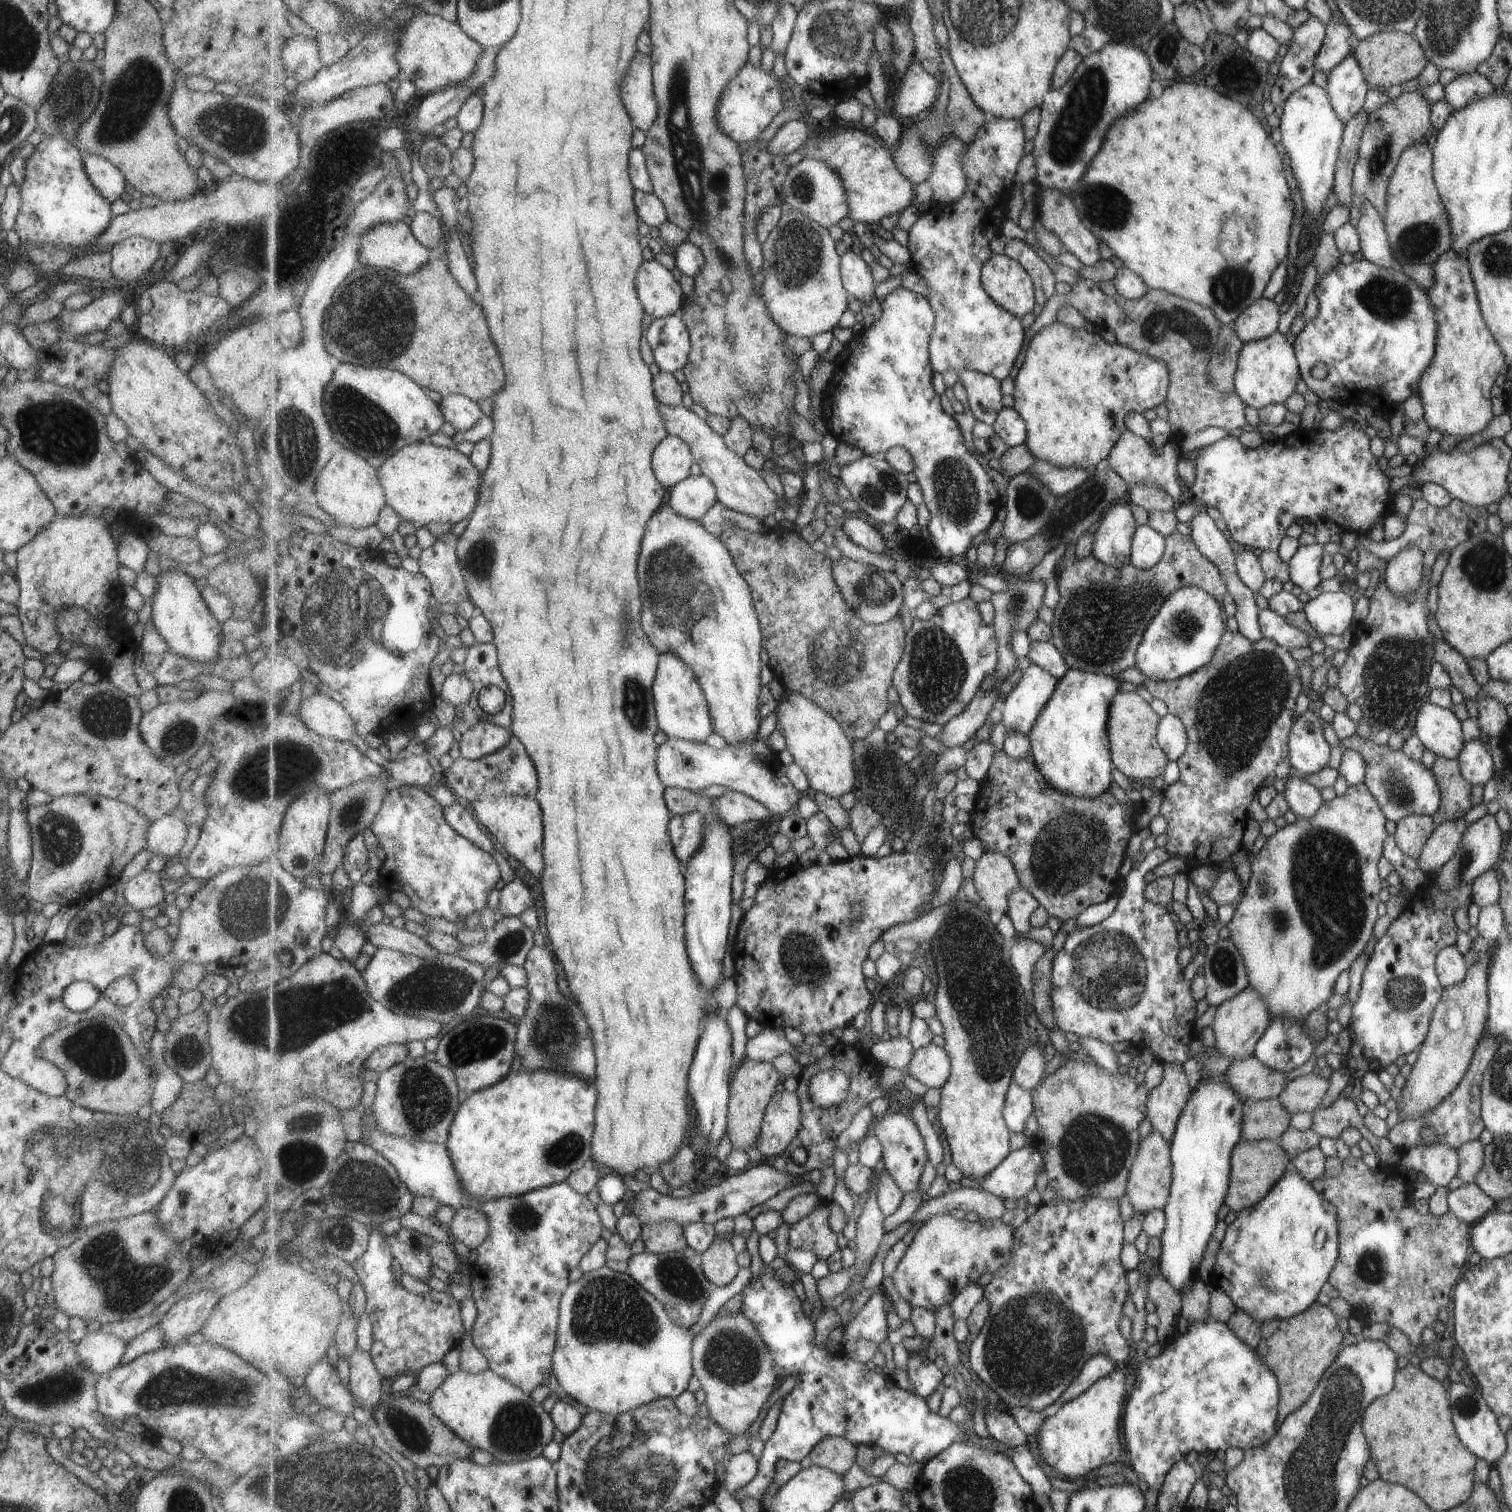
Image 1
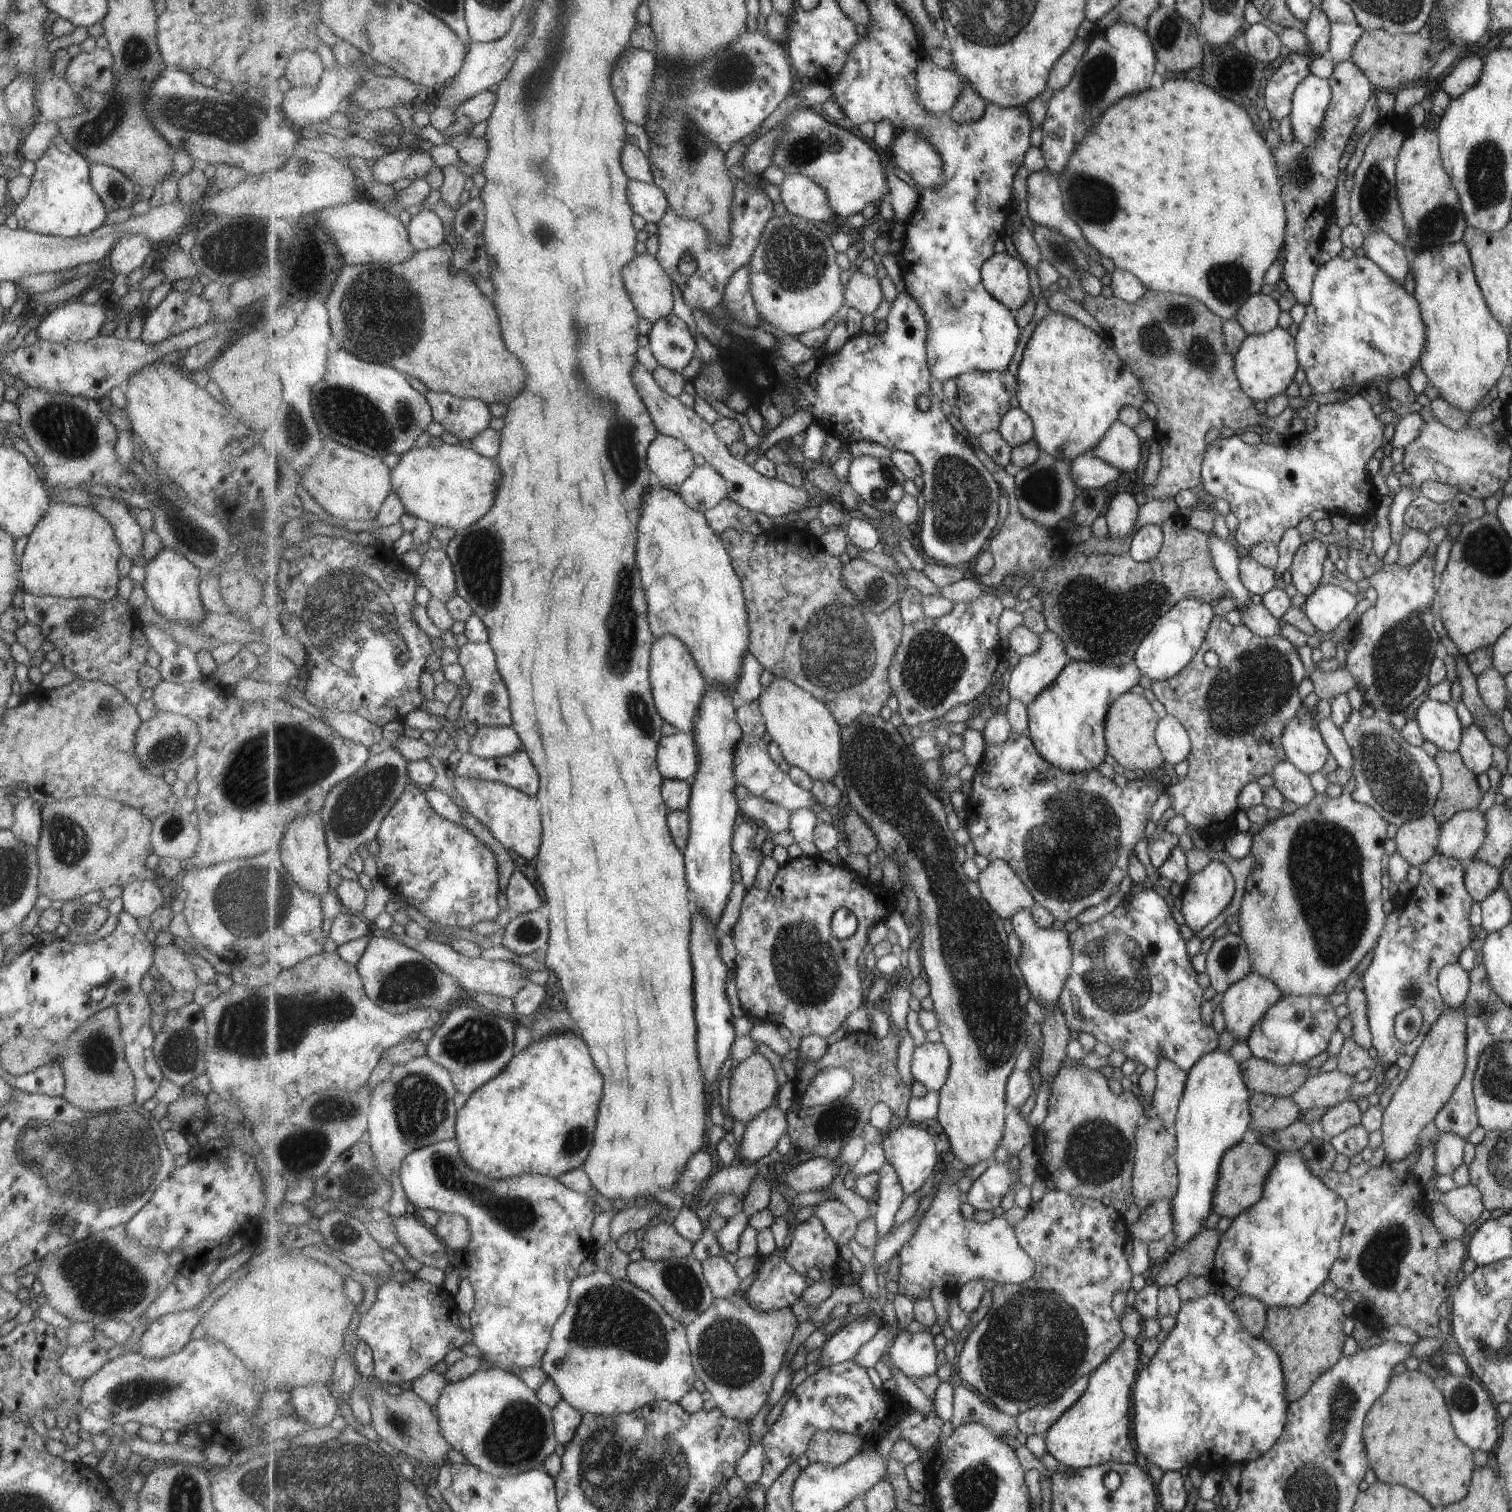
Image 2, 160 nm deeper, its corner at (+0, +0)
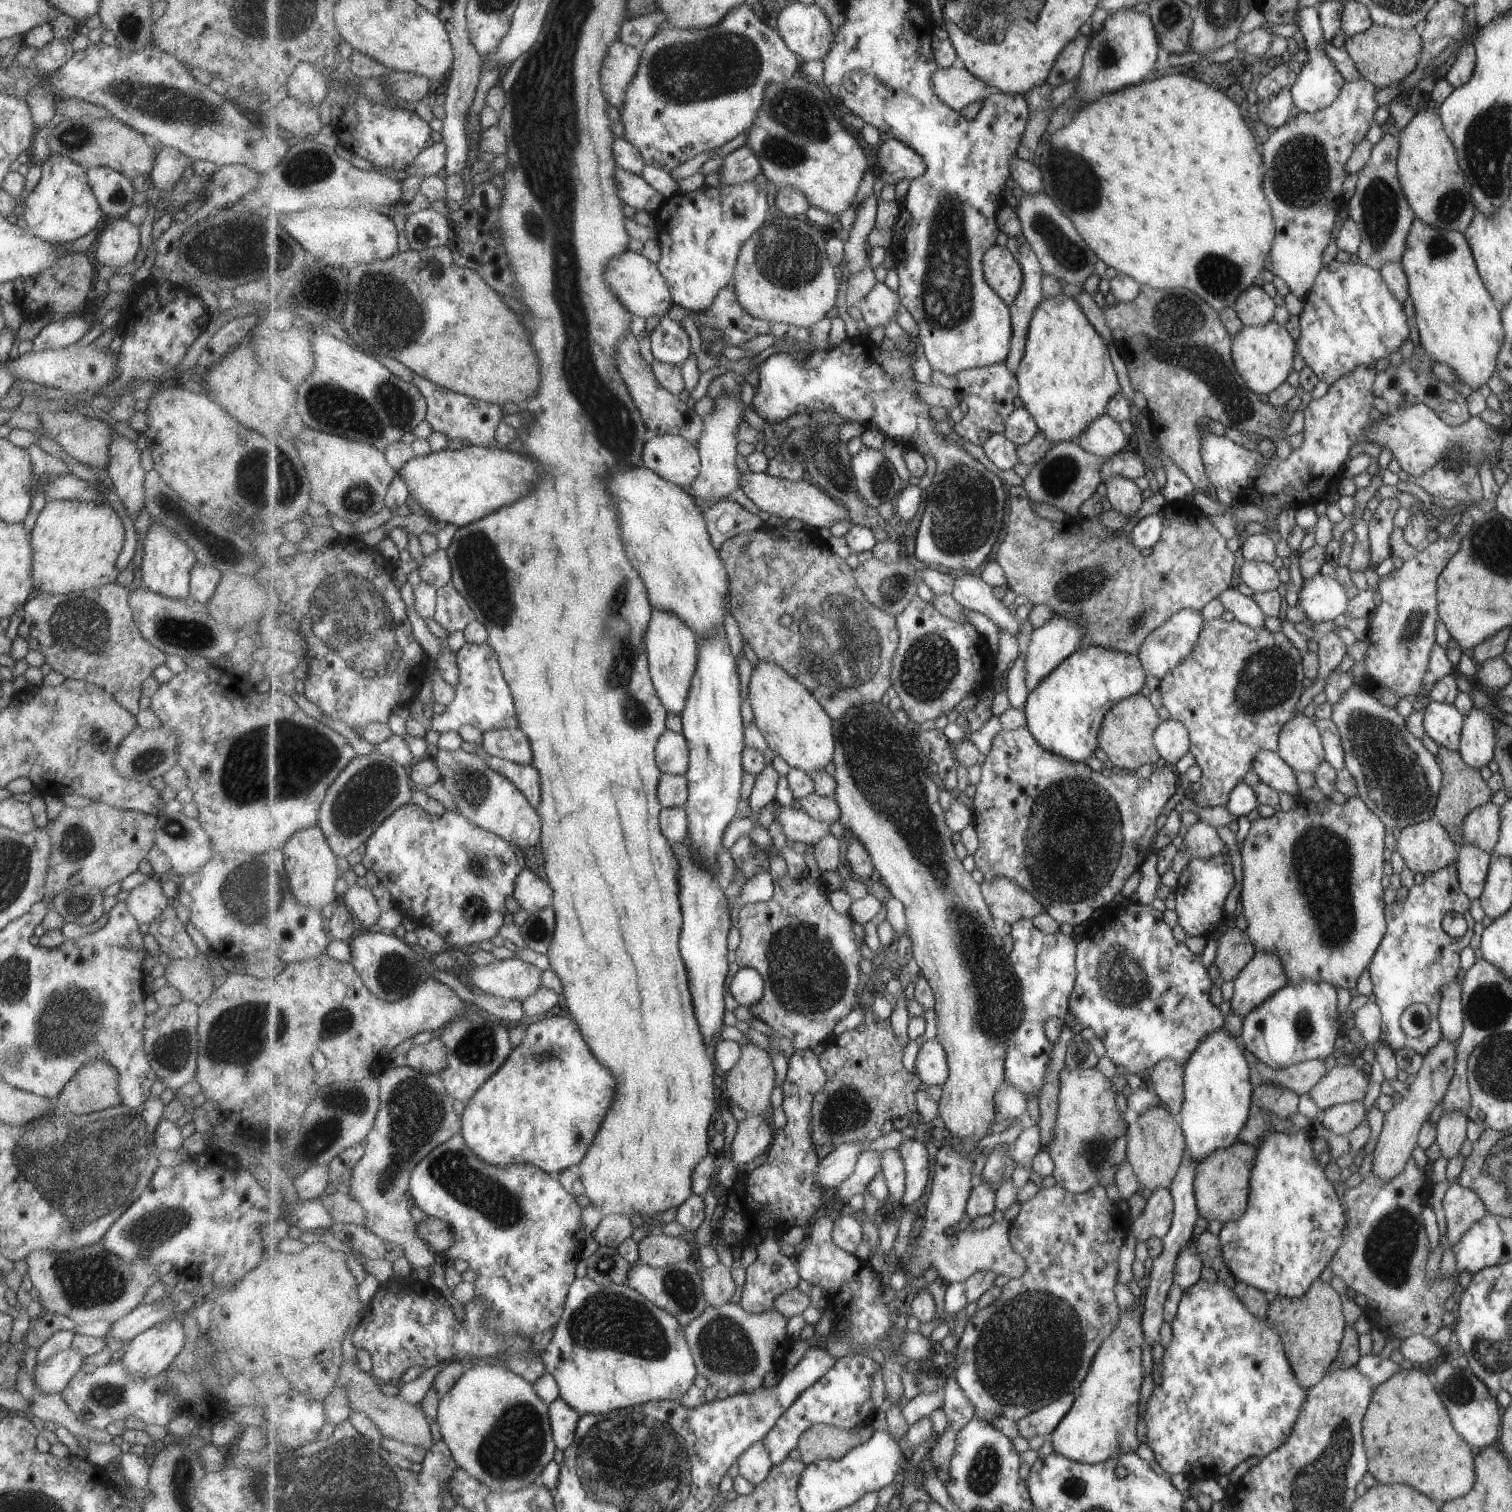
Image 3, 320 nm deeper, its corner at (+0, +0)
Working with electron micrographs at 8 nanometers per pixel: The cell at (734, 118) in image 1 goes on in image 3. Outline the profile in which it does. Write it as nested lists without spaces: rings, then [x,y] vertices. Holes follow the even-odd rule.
[[[743,3],[715,26],[699,30],[671,26],[671,30],[661,30],[647,42],[641,50],[639,74],[627,87],[625,106],[619,111],[625,138],[641,151],[647,165],[667,172],[701,152],[723,146],[742,132],[749,133],[763,109],[766,86],[789,81],[800,72],[803,60],[787,46],[777,29],[765,24],[762,12],[757,6]]]

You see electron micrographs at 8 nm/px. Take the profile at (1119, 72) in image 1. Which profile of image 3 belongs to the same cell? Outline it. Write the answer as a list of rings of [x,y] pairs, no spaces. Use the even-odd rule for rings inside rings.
[[[1119,9],[1109,12],[1103,20],[1101,28],[1089,37],[1089,42],[1082,56],[1082,67],[1080,70],[1079,82],[1075,87],[1075,91],[1079,98],[1083,100],[1085,106],[1088,102],[1098,100],[1107,92],[1115,92],[1121,86],[1131,86],[1137,84],[1153,68],[1155,62],[1155,54],[1160,46],[1157,46],[1158,36],[1155,36],[1154,25],[1149,15],[1145,12],[1137,12],[1132,9]]]

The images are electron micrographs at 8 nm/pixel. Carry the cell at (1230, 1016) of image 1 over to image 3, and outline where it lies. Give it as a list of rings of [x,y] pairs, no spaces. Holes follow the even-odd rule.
[[[1255,951],[1233,981],[1230,1008],[1241,1018],[1288,983],[1277,955]]]

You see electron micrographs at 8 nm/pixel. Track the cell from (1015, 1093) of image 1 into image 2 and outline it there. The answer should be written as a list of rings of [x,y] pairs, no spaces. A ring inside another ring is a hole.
[[[1011,1107],[1008,1114],[1006,1132],[993,1156],[993,1161],[999,1163],[1008,1162],[1009,1159],[1019,1154],[1029,1142],[1034,1142],[1036,1134],[1036,1129],[1027,1124],[1020,1109]]]

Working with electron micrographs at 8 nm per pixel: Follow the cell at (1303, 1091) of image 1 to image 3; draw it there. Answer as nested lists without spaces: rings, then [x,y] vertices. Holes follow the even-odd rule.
[[[1336,1064],[1311,1088],[1309,1095],[1319,1110],[1346,1102],[1362,1102],[1370,1080],[1353,1064]]]

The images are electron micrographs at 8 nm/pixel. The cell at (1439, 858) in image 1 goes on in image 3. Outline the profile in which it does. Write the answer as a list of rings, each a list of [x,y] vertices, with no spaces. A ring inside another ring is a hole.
[[[1487,801],[1470,810],[1463,819],[1460,844],[1472,844],[1488,853],[1499,836],[1499,809],[1499,805]]]

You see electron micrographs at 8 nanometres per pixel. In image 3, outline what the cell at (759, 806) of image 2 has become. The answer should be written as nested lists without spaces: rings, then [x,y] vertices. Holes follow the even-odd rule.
[[[784,804],[778,805],[775,819],[781,824],[785,839],[816,846],[831,832],[828,822],[813,818],[805,809],[791,809]]]

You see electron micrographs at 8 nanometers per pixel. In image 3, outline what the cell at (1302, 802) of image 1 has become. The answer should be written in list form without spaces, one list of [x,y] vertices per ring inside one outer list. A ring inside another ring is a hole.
[[[1262,750],[1251,762],[1250,768],[1258,776],[1258,780],[1277,792],[1288,792],[1298,797],[1298,786],[1294,770],[1273,751]]]

